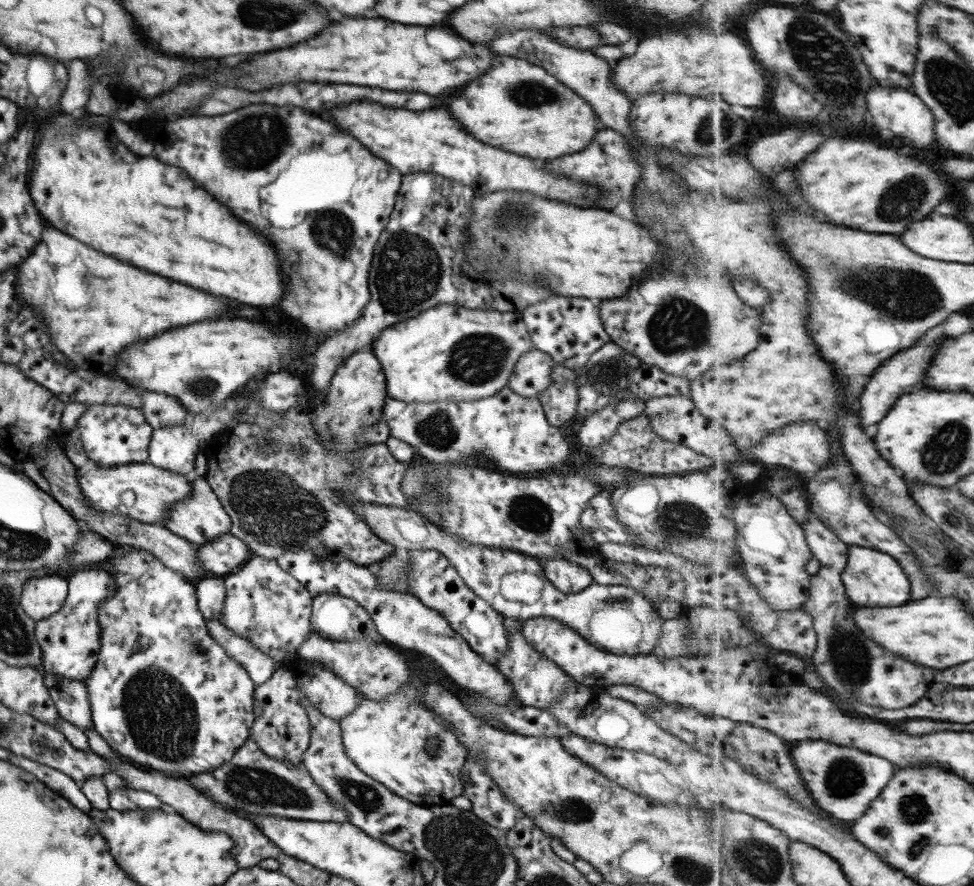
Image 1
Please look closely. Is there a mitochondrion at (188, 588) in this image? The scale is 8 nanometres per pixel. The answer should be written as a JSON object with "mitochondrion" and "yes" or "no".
{"mitochondrion":"no"}

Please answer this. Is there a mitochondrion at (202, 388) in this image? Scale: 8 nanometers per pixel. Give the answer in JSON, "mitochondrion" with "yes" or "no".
{"mitochondrion":"yes"}

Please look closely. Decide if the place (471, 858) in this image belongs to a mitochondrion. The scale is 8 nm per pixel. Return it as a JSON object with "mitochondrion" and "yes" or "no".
{"mitochondrion":"yes"}

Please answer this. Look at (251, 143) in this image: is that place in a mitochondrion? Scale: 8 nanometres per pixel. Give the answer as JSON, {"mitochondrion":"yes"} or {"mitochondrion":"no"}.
{"mitochondrion":"yes"}

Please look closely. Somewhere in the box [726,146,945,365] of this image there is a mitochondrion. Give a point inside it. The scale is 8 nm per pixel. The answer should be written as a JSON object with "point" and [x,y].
{"point":[896,203]}

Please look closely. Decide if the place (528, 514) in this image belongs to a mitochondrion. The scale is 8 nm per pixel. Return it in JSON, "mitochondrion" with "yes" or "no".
{"mitochondrion":"yes"}

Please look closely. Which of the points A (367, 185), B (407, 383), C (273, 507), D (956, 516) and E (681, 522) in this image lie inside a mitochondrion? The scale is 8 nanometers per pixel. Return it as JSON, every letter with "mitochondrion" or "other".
{"A":"other","B":"other","C":"mitochondrion","D":"mitochondrion","E":"mitochondrion"}

